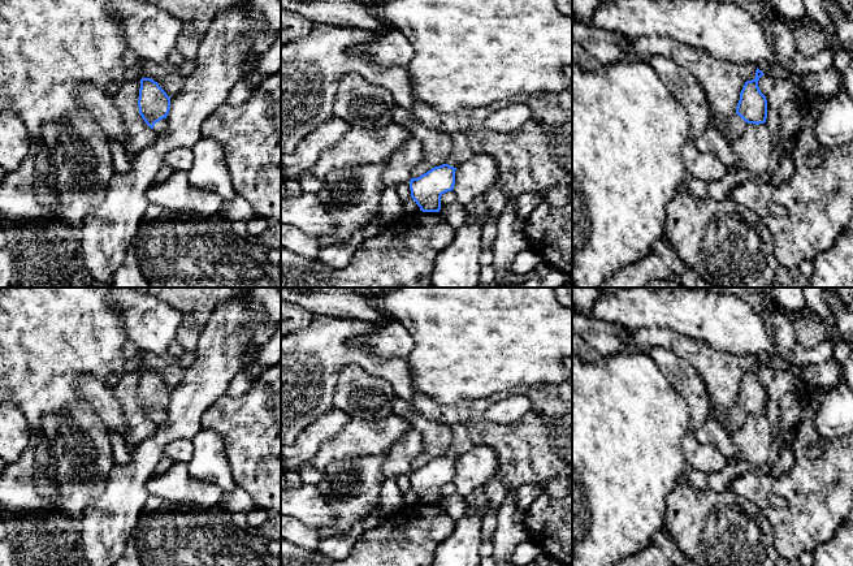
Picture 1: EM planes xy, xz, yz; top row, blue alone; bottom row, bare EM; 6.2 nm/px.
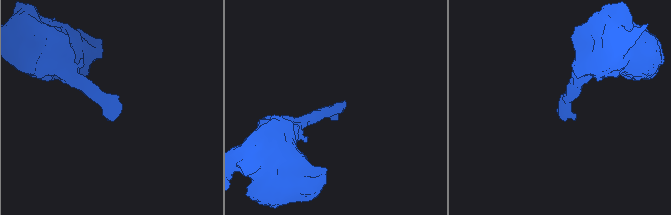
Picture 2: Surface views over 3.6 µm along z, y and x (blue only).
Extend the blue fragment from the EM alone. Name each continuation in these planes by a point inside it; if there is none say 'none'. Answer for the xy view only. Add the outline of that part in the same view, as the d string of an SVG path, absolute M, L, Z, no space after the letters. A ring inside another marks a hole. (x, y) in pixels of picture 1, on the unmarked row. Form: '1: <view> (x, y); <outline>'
1: xy (160, 418); M166 410L160 411L159 414L155 415L153 422L156 424L164 424L168 418Z

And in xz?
1: xz (462, 443); M454 424L451 425L451 432L453 432L453 444L447 450L446 455L458 459L460 455L463 455L466 451L473 448L475 444L469 437L469 431L466 425Z

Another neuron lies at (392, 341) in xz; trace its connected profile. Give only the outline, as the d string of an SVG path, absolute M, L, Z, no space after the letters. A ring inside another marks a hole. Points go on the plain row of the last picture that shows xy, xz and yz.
M393 319L374 332L359 337L356 345L382 362L403 359L408 363L408 355L415 346L415 341L408 330Z

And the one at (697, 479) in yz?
M687 468L685 475L688 478L688 483L696 488L696 489L703 489L707 485L709 480L709 474L693 470L693 468Z

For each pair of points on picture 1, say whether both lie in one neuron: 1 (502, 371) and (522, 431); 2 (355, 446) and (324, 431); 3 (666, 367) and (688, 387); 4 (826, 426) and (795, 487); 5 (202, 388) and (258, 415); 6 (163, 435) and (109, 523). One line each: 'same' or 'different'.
1: different
2: different
3: same
4: different
5: different
6: same

